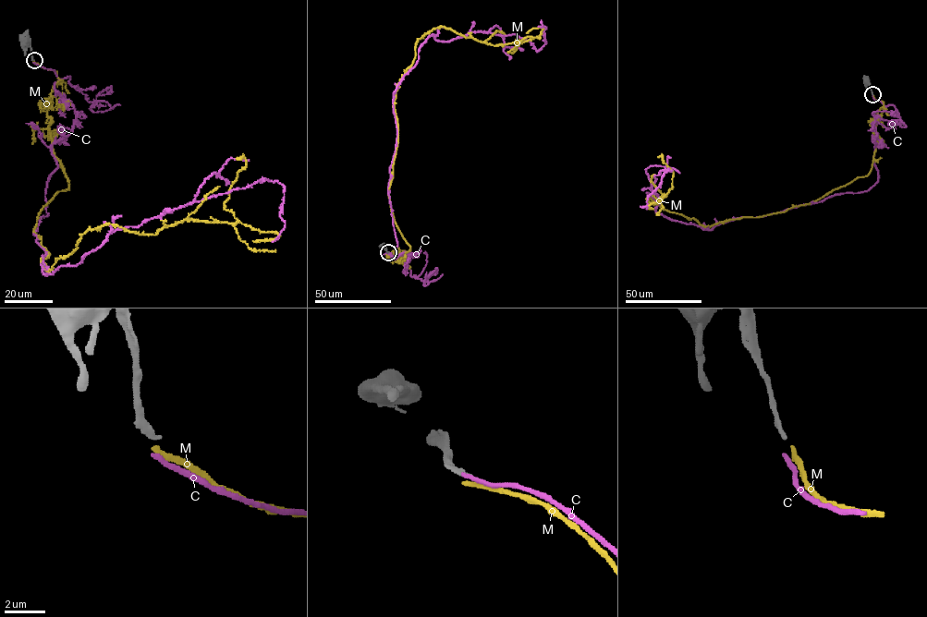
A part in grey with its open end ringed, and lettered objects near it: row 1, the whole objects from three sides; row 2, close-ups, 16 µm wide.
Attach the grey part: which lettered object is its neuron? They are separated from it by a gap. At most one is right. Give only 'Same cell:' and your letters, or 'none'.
Same cell: none

